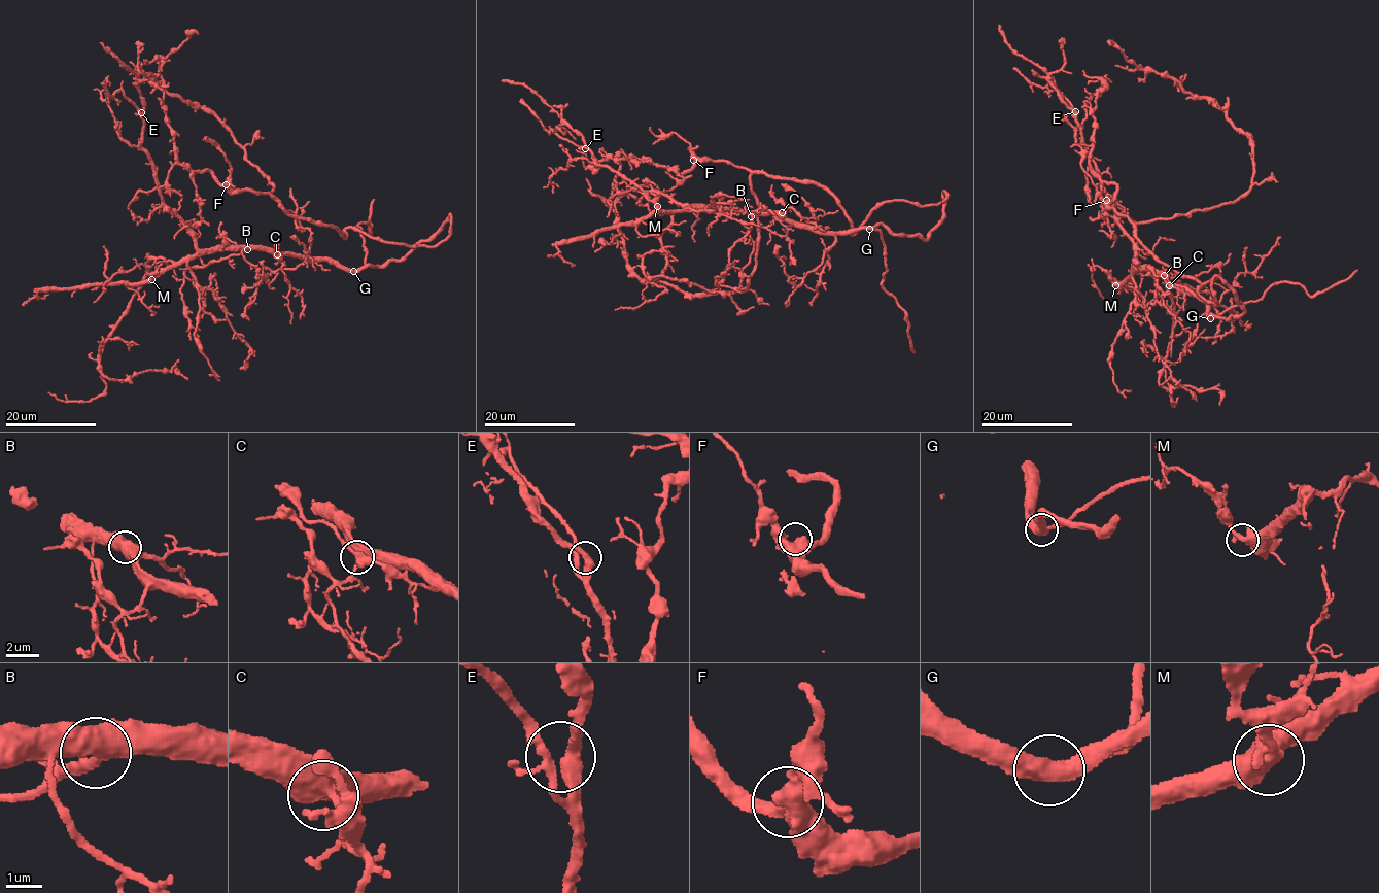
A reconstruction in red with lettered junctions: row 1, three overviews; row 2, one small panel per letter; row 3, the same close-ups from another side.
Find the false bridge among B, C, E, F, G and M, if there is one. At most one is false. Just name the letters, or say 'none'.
none

